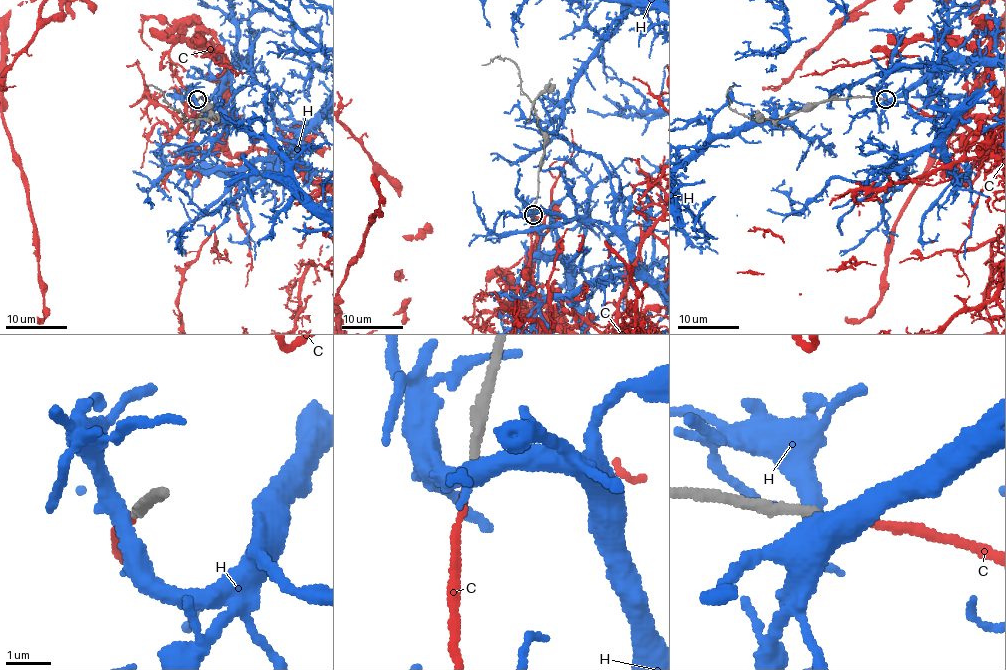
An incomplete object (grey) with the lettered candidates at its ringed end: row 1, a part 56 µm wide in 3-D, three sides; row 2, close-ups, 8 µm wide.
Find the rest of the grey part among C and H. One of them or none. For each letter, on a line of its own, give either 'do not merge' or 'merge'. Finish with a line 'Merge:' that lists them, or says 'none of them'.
C: do not merge
H: do not merge
Merge: none of them

